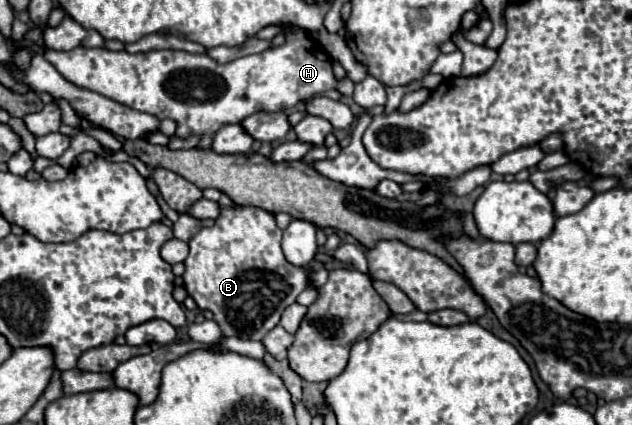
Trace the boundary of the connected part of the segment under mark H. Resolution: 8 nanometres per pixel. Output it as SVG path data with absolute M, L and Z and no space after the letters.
M305 30L289 32L283 46L243 56L227 64L217 64L207 54L189 54L181 50L129 54L125 50L111 52L107 48L83 46L77 46L69 52L45 50L43 58L75 86L83 86L123 106L147 112L159 120L175 120L175 136L199 136L199 150L211 148L213 136L225 124L237 124L255 112L287 110L327 90L337 90L343 96L351 96L355 86L349 78L335 82L329 54Z

